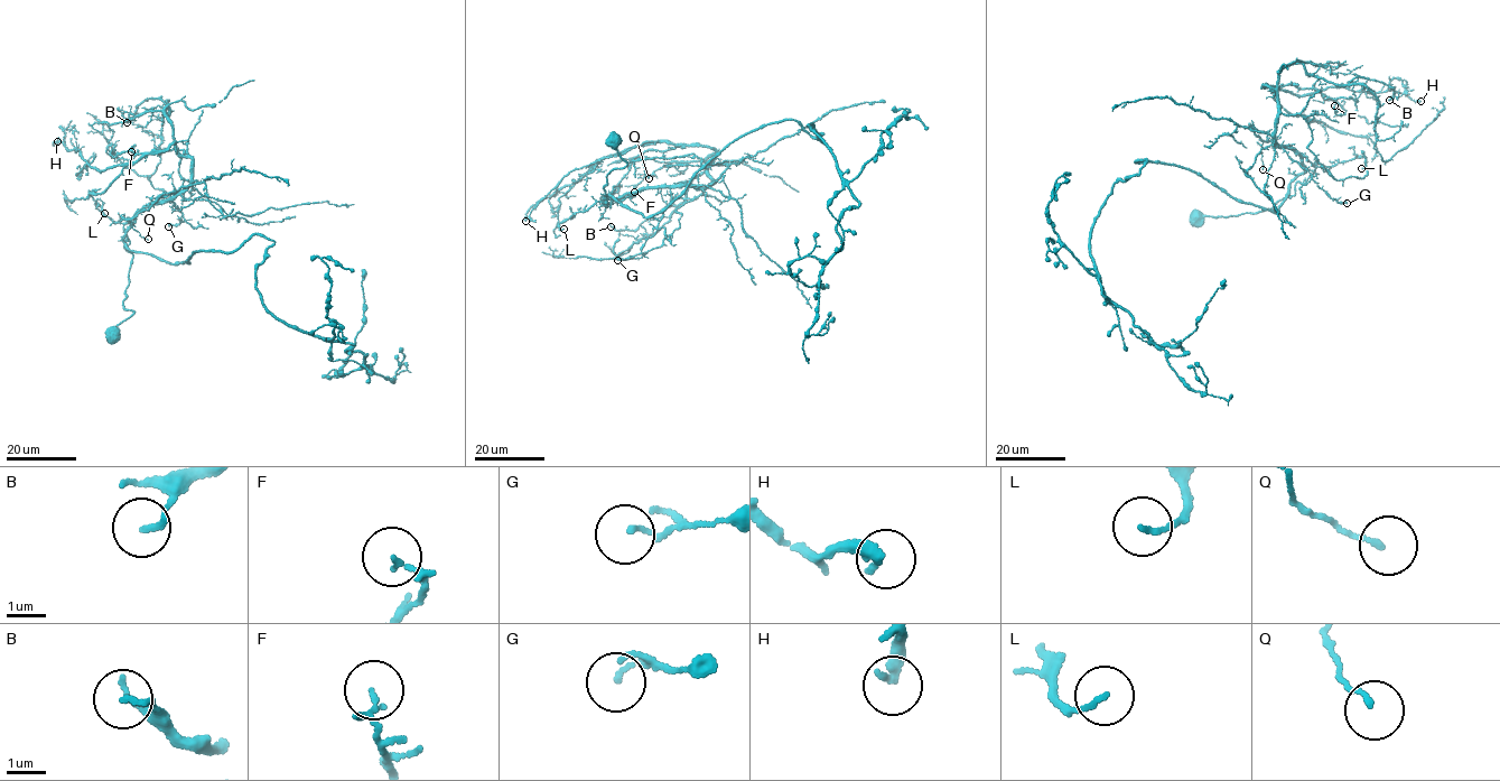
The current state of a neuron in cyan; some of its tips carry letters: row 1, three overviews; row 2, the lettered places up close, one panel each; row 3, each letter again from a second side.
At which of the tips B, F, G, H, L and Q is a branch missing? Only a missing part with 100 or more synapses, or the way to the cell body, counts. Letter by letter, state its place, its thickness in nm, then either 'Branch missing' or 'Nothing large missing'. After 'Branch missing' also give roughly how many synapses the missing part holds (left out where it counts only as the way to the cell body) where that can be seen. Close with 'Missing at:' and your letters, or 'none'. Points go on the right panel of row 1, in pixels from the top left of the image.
B: Place: (1389, 100). Thickness 120 nm. Nothing large missing
F: Place: (1334, 105). Thickness 150 nm. Nothing large missing
G: Place: (1347, 203). Thickness 100 nm. Nothing large missing
H: Place: (1421, 101). Thickness 300 nm. Nothing large missing
L: Place: (1361, 168). Thickness 110 nm. Nothing large missing
Q: Place: (1263, 169). Thickness 110 nm. Nothing large missing
Missing at: none

